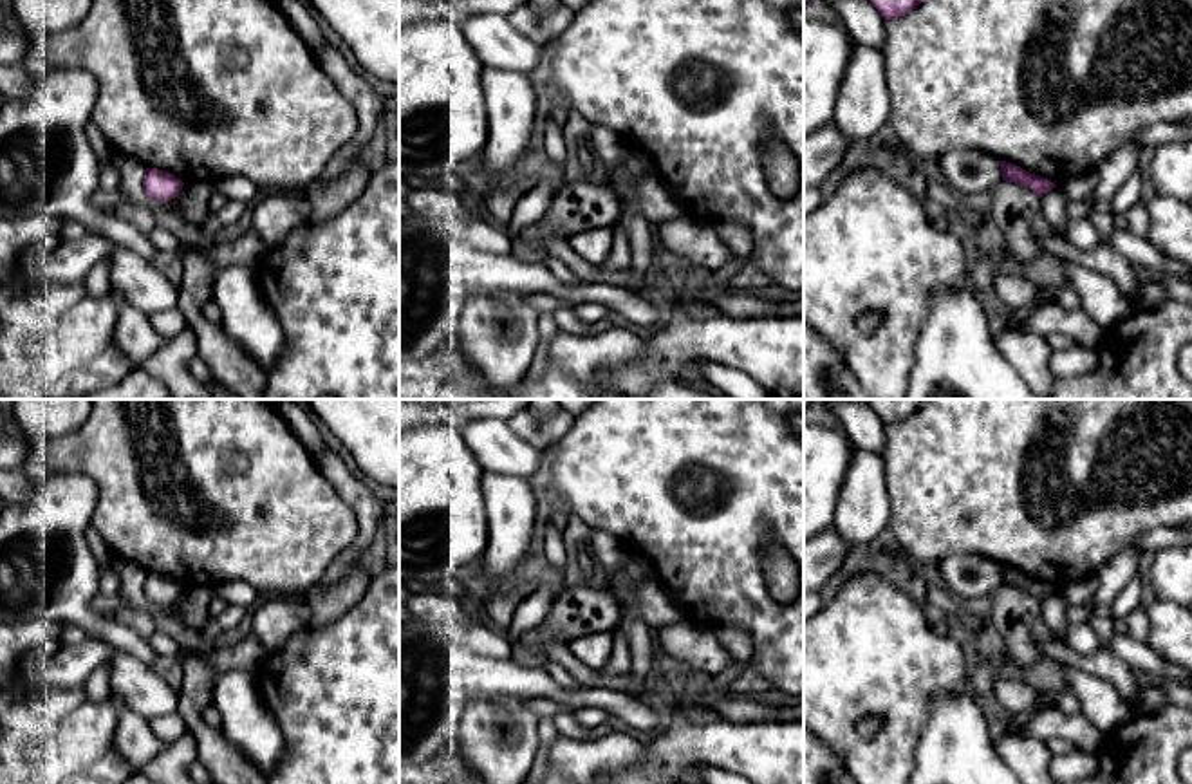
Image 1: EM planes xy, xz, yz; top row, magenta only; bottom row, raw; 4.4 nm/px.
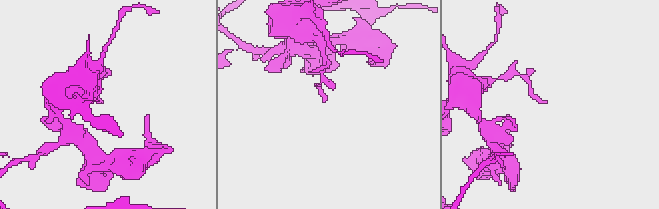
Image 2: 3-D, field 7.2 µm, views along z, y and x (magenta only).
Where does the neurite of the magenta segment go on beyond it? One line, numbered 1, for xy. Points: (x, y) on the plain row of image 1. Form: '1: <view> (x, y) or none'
1: none

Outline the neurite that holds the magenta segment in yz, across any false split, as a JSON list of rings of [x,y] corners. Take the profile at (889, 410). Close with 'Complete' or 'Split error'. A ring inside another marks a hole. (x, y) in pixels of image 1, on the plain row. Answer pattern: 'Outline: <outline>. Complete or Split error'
Outline: [[[867,399],[885,426],[914,415],[930,399]]]. Complete

